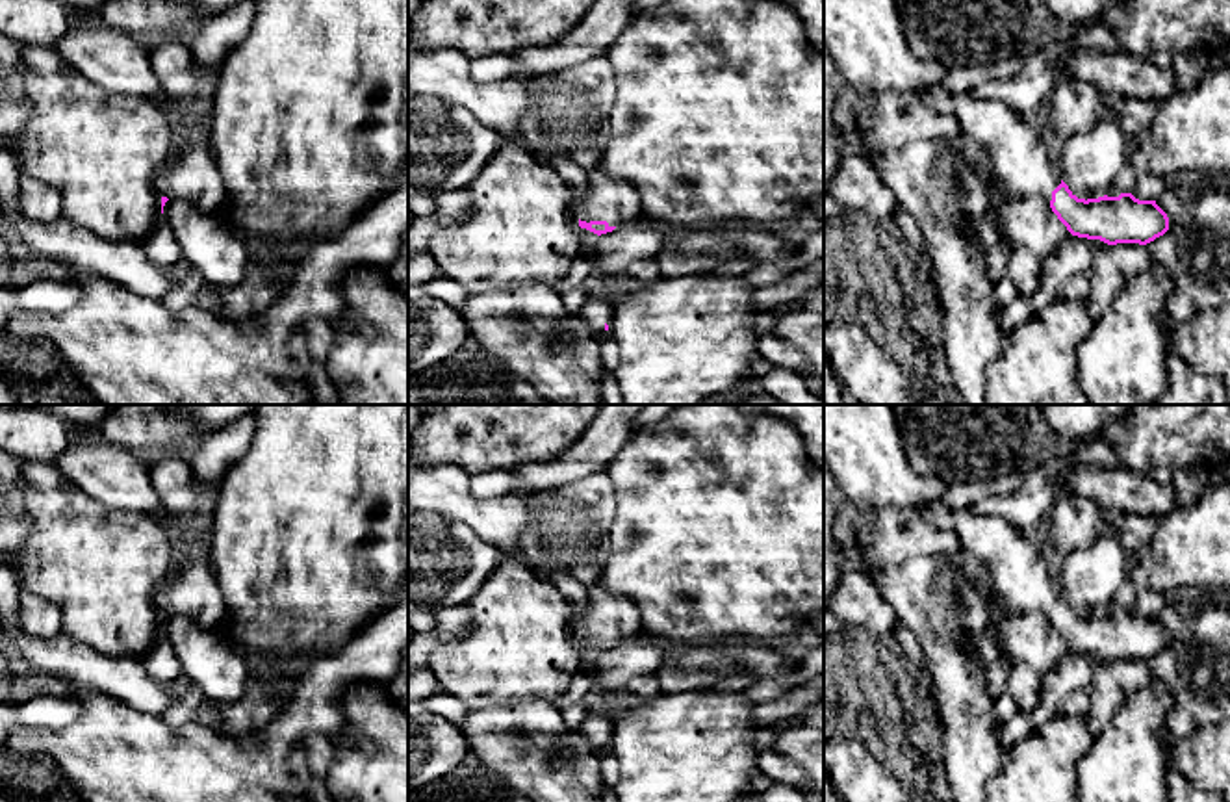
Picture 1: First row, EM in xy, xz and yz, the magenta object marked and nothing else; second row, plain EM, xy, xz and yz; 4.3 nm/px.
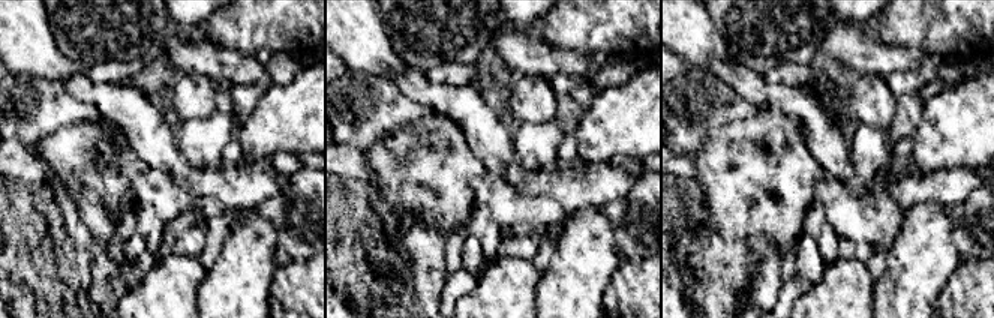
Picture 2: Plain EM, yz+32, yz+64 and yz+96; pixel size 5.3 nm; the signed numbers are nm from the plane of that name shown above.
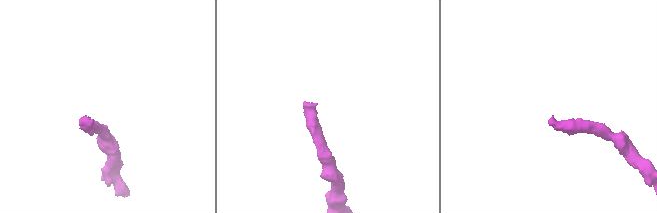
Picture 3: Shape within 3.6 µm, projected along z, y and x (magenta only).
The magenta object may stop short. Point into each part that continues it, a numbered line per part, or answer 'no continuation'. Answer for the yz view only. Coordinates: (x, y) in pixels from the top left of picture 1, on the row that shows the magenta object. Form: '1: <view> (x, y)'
1: yz (1015, 147)

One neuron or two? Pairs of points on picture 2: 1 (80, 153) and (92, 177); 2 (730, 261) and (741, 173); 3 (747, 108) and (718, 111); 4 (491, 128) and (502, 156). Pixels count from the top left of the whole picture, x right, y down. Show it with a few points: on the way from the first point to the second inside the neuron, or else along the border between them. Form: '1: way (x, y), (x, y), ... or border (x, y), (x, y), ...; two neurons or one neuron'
1: border (96, 149), (80, 176), (78, 186), (68, 188); two neurons
2: way (730, 239), (730, 213), (741, 195); one neuron
3: way (739, 108), (726, 108); one neuron
4: way (491, 135), (491, 144), (495, 149); one neuron

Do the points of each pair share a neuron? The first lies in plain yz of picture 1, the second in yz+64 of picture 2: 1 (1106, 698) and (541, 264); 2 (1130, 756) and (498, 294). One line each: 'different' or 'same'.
1: same
2: different

